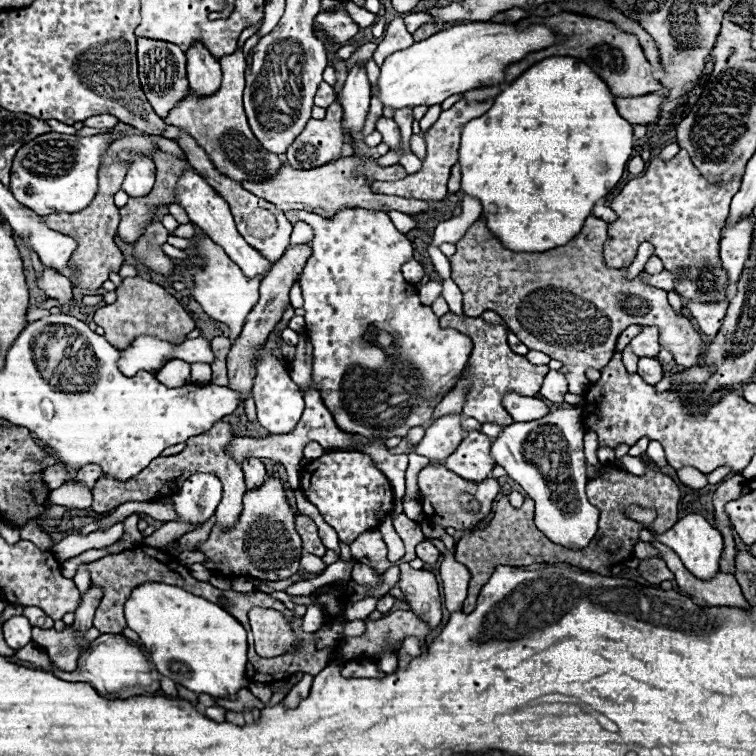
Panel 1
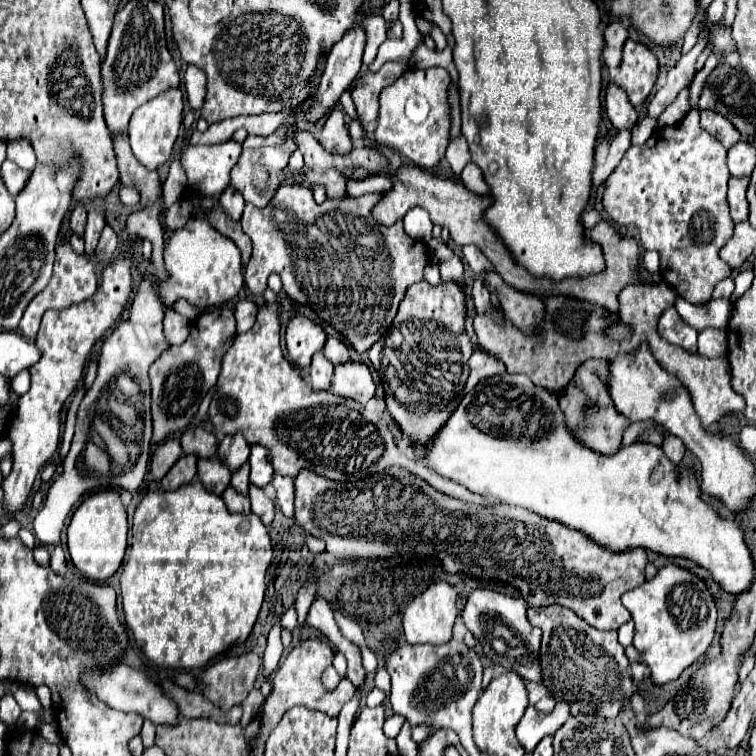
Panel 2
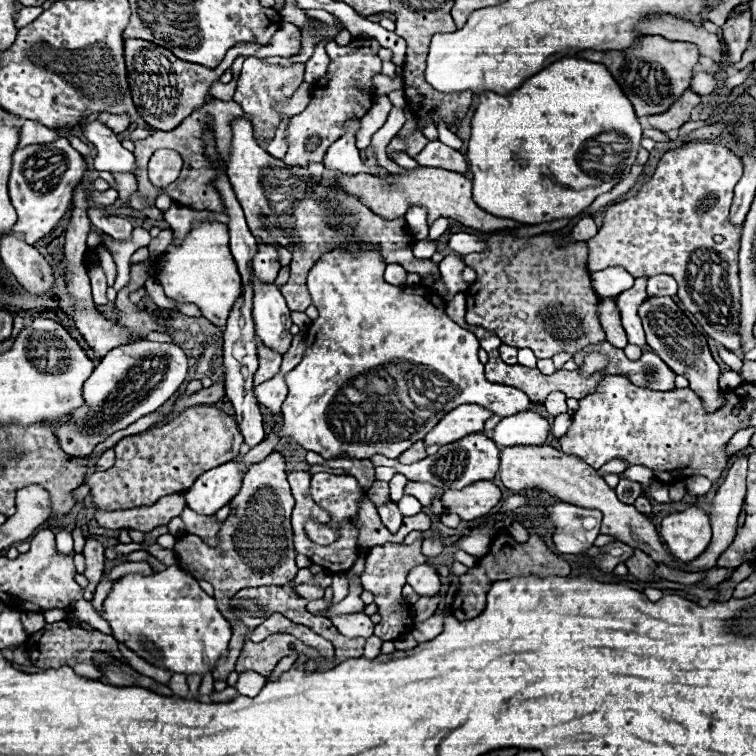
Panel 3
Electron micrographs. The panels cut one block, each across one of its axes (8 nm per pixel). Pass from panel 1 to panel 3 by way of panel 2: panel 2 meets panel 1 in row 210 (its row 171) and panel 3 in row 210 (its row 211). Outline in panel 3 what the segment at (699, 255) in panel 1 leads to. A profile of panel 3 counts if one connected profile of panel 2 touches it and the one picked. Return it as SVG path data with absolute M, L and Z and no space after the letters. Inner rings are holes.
M688 142L680 148L674 148L674 150L668 150L658 166L656 166L656 172L654 176L630 198L626 200L620 200L620 202L614 202L606 208L604 212L604 224L602 228L598 230L598 234L594 238L588 240L588 248L590 248L590 258L588 258L588 270L590 272L598 272L598 270L604 270L608 266L622 266L626 268L634 278L640 278L640 276L652 276L654 272L664 272L672 278L676 278L678 282L678 298L680 302L686 306L688 312L694 314L694 318L702 324L702 328L706 330L706 334L710 338L714 338L716 342L720 342L722 346L726 346L728 350L736 352L740 348L740 336L738 336L738 328L740 328L740 286L738 286L738 248L740 248L740 228L732 226L728 222L728 210L730 210L730 204L732 204L732 192L734 192L734 186L736 182L740 180L742 176L742 170L744 170L744 164L742 164L742 158L736 156L732 150L728 150L726 146L722 144L712 144L712 142Z

